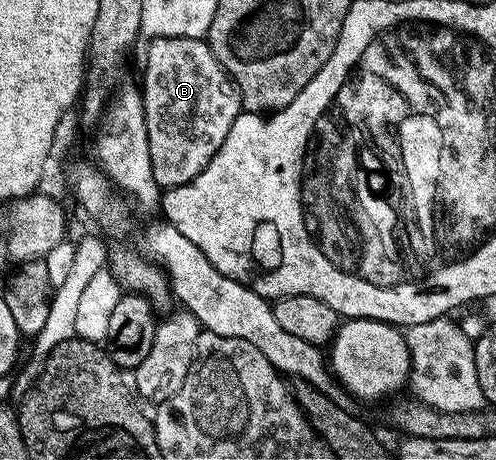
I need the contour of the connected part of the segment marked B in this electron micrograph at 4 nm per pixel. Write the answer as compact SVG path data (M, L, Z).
M167 37L154 39L145 51L145 87L141 91L147 117L147 145L151 149L151 169L158 188L168 189L190 183L219 153L219 145L231 133L235 117L241 114L241 92L221 66L205 39Z

